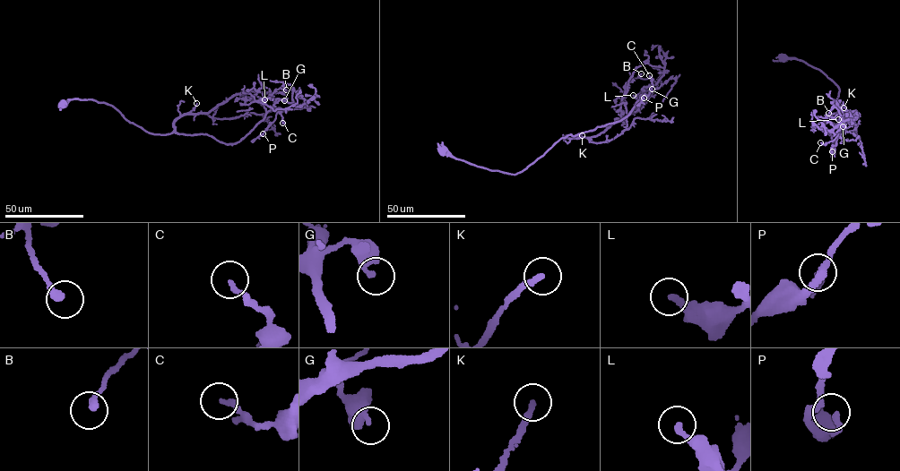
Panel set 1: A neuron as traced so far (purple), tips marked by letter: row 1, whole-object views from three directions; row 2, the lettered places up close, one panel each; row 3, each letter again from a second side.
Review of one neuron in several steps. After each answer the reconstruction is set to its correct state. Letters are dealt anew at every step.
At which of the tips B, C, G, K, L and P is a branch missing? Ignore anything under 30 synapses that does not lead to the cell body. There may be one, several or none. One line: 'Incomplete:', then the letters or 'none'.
Incomplete: none

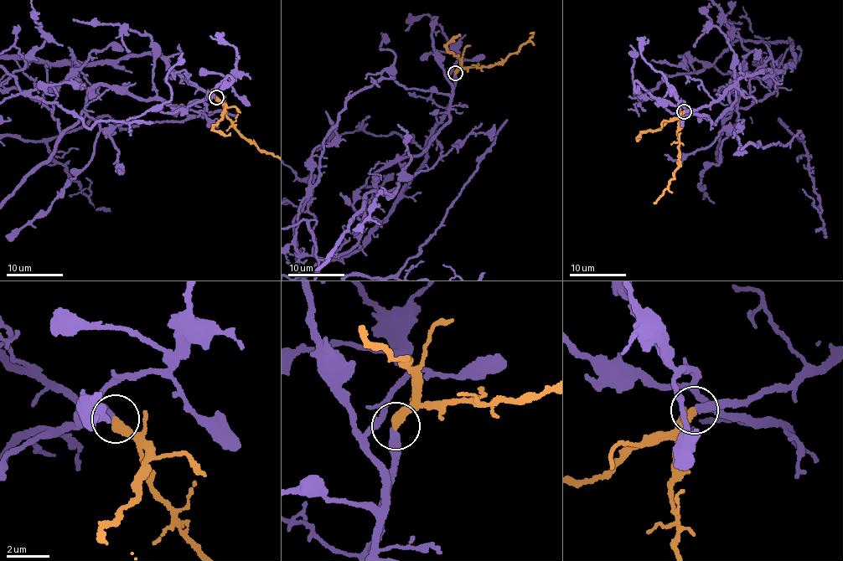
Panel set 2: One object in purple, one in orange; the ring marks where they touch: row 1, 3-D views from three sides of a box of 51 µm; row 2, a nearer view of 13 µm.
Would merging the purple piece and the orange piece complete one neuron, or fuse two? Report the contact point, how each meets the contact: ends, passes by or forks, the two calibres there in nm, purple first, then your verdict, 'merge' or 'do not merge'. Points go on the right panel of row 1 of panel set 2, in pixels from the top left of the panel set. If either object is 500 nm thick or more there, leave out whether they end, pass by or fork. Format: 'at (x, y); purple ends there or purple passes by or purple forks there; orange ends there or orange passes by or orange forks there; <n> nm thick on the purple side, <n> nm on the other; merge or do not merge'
at (684, 111); purple ends there; orange ends there; 400 nm thick on the purple side, 420 nm on the other; merge

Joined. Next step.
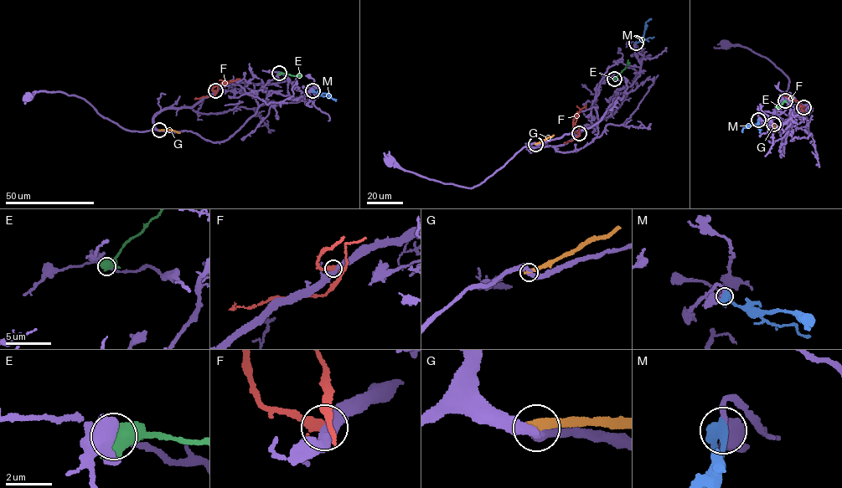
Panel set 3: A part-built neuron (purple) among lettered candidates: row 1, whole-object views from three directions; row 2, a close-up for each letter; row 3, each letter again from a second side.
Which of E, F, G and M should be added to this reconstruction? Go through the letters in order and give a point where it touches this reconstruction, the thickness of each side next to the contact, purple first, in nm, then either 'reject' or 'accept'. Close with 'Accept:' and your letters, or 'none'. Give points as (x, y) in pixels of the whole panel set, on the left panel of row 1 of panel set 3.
E: meets purple at (279, 73); 220 nm thick on the purple side, 480 nm on the other; reject
F: meets purple at (215, 90); 550 nm thick on the purple side, 480 nm on the other; reject
G: meets purple at (159, 130); 340 nm thick on the purple side, 400 nm on the other; reject
M: meets purple at (312, 90); 280 nm thick on the purple side, 650 nm on the other; accept
Accept: M

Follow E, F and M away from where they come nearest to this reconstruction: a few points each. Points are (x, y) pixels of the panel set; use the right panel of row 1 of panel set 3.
E: (785, 100), (775, 106)
F: (803, 106), (792, 97), (803, 108)
M: (758, 120), (756, 125), (744, 127), (742, 132)

